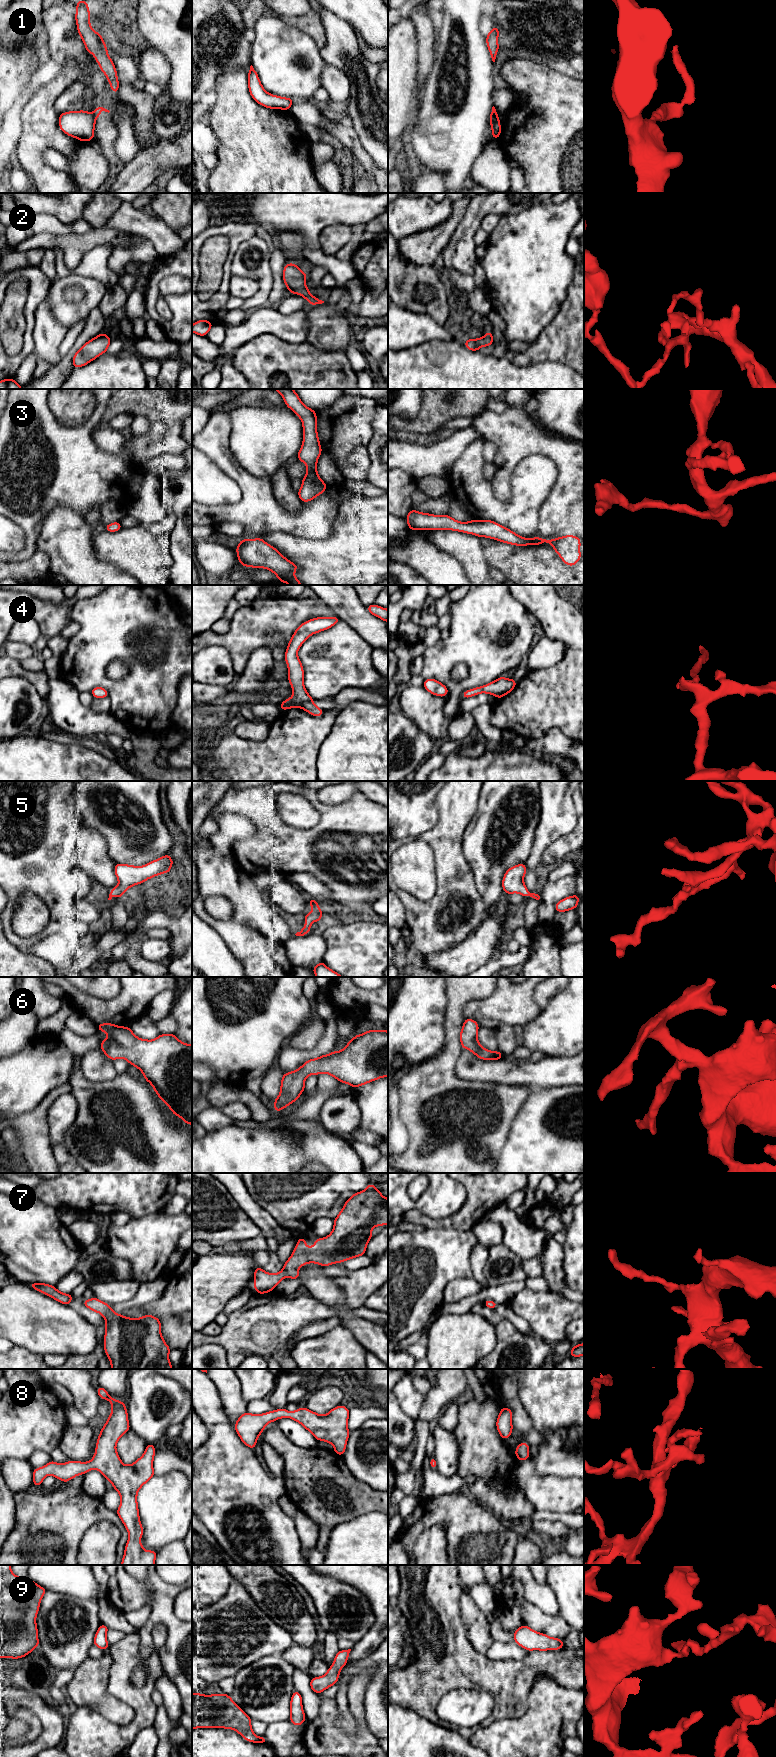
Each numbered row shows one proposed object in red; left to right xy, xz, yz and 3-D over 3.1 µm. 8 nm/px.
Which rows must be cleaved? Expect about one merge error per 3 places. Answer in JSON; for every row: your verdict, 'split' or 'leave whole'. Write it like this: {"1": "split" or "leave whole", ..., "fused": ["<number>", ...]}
{"1": "split", "2": "leave whole", "3": "leave whole", "4": "leave whole", "5": "leave whole", "6": "leave whole", "7": "leave whole", "8": "leave whole", "9": "leave whole", "fused": ["1"]}

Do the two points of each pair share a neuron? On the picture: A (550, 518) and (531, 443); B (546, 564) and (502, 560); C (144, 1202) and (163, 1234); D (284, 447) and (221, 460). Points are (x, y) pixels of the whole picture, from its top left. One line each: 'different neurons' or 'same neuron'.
A: same neuron
B: same neuron
C: different neurons
D: different neurons

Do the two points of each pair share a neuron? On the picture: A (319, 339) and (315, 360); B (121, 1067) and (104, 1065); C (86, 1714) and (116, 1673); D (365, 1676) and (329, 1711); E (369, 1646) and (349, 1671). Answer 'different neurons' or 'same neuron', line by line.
A: different neurons
B: different neurons
C: same neuron
D: same neuron
E: different neurons

